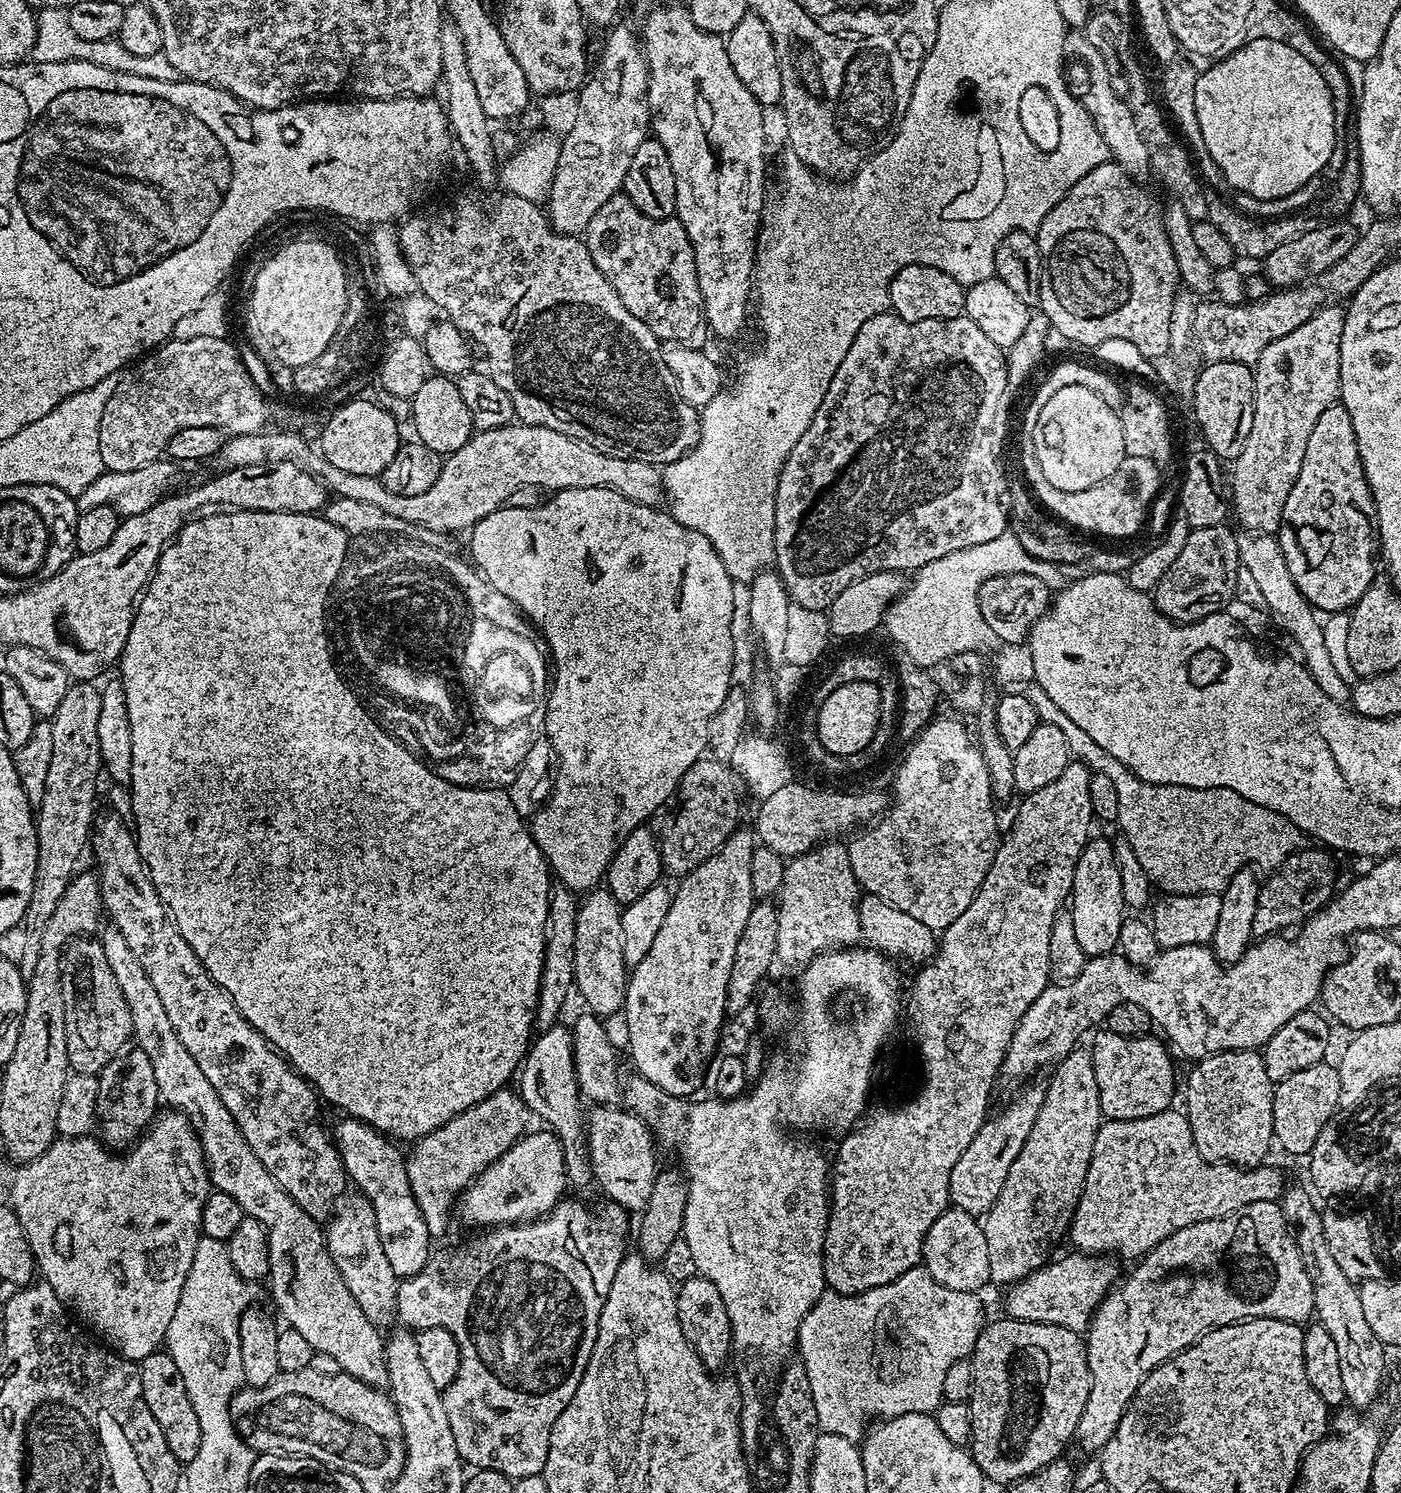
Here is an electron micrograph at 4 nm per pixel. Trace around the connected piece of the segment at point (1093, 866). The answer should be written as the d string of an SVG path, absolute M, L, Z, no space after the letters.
M1089 839L1088 845L1082 850L1078 866L1074 866L1070 911L1074 922L1074 935L1078 938L1078 946L1084 951L1085 957L1106 955L1117 947L1120 927L1126 918L1126 905L1111 839Z

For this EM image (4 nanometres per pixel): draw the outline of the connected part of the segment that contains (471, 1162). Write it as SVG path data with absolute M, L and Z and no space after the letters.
M505 1086L503 1088L499 1088L494 1094L490 1094L486 1097L482 1102L478 1102L474 1107L470 1110L466 1110L462 1114L458 1114L454 1117L450 1122L446 1122L439 1128L438 1130L434 1130L430 1134L426 1134L425 1136L420 1137L419 1140L415 1141L414 1148L416 1148L416 1153L413 1156L410 1156L410 1164L413 1169L416 1168L420 1172L428 1172L428 1204L426 1200L426 1208L430 1213L430 1231L433 1237L440 1238L440 1235L443 1234L444 1231L448 1228L448 1211L453 1211L454 1201L463 1193L464 1189L468 1187L469 1184L472 1183L476 1177L481 1176L488 1167L492 1165L498 1159L498 1157L506 1151L507 1148L510 1147L514 1141L519 1140L521 1136L525 1135L526 1127L524 1128L524 1116L526 1117L526 1109L524 1106L523 1100L520 1098L519 1091L513 1090L511 1092L511 1087Z

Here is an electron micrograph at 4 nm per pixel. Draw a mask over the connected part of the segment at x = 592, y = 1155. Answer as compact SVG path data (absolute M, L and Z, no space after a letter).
M592 1106L589 1109L586 1112L586 1140L588 1136L588 1160L592 1163L592 1172L611 1203L619 1204L629 1213L639 1214L646 1202L650 1202L650 1190L654 1190L658 1171L658 1148L652 1129L633 1112L620 1106Z

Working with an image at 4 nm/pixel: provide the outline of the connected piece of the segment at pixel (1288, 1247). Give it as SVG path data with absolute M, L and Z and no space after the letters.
M1277 1201L1254 1202L1229 1216L1186 1226L1162 1241L1133 1268L1136 1269L1105 1296L1088 1323L1084 1349L1092 1379L1090 1398L1086 1398L1086 1410L1082 1410L1082 1418L1078 1418L1074 1440L1077 1445L1080 1443L1082 1451L1092 1454L1099 1453L1106 1442L1110 1442L1142 1381L1162 1362L1189 1348L1211 1328L1254 1318L1274 1318L1303 1325L1313 1319L1316 1311L1310 1274L1306 1274L1306 1266L1302 1266L1296 1237Z

